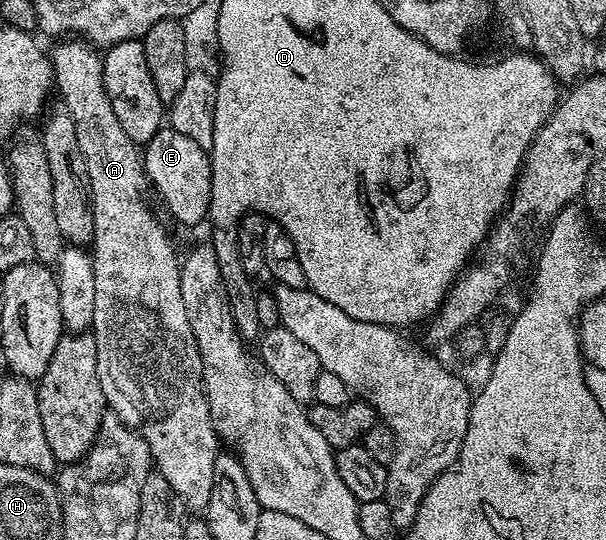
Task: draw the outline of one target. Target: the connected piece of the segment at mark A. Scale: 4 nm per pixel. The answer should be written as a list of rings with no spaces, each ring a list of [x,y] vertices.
[[[68,38],[57,44],[60,45],[54,50],[51,49],[50,52],[54,88],[58,96],[60,92],[59,99],[70,110],[70,114],[74,118],[74,126],[78,129],[78,146],[82,146],[82,158],[86,158],[88,185],[92,188],[92,201],[94,202],[94,238],[90,245],[94,262],[94,318],[90,331],[98,350],[98,382],[102,382],[104,402],[110,409],[111,415],[120,419],[127,428],[137,429],[143,436],[150,446],[153,465],[162,474],[162,478],[166,478],[166,482],[170,482],[170,486],[180,495],[185,505],[189,509],[203,509],[210,502],[210,490],[214,490],[214,462],[218,451],[218,437],[216,426],[212,423],[208,395],[204,393],[202,358],[198,354],[194,330],[190,326],[190,318],[186,314],[186,302],[182,302],[182,286],[180,285],[182,260],[179,255],[176,257],[176,248],[172,245],[167,230],[160,225],[159,218],[152,213],[152,208],[148,205],[147,198],[144,197],[144,191],[149,191],[150,188],[144,170],[144,157],[138,145],[126,135],[126,130],[122,130],[122,122],[118,122],[118,114],[114,114],[114,106],[110,102],[108,91],[104,85],[104,62],[101,53],[93,45],[80,38]]]

